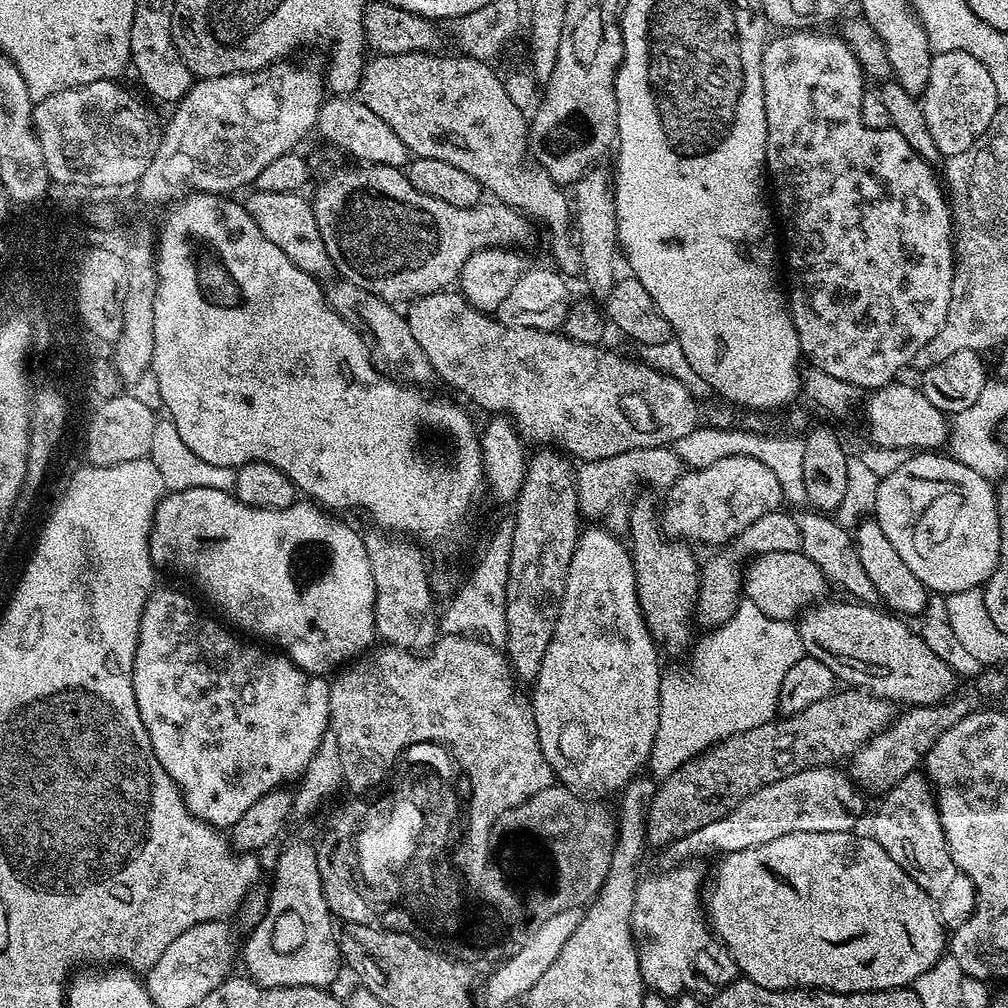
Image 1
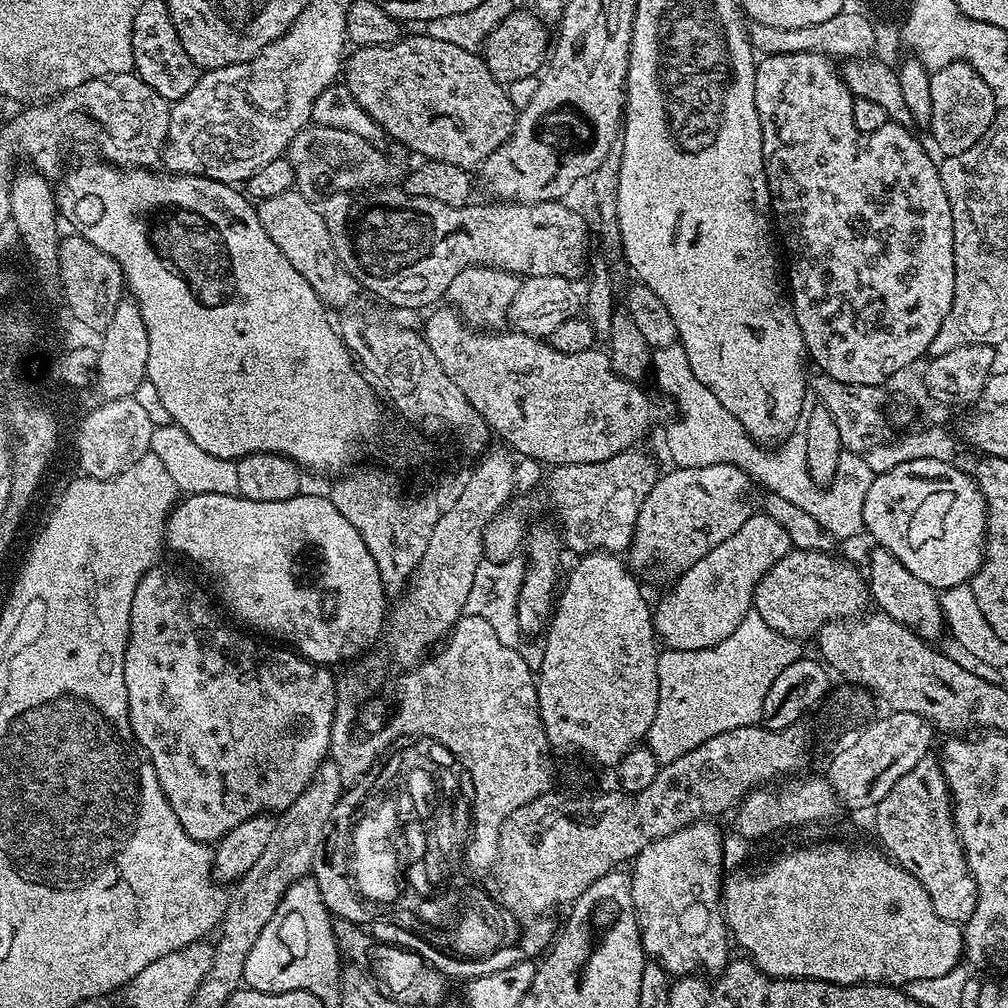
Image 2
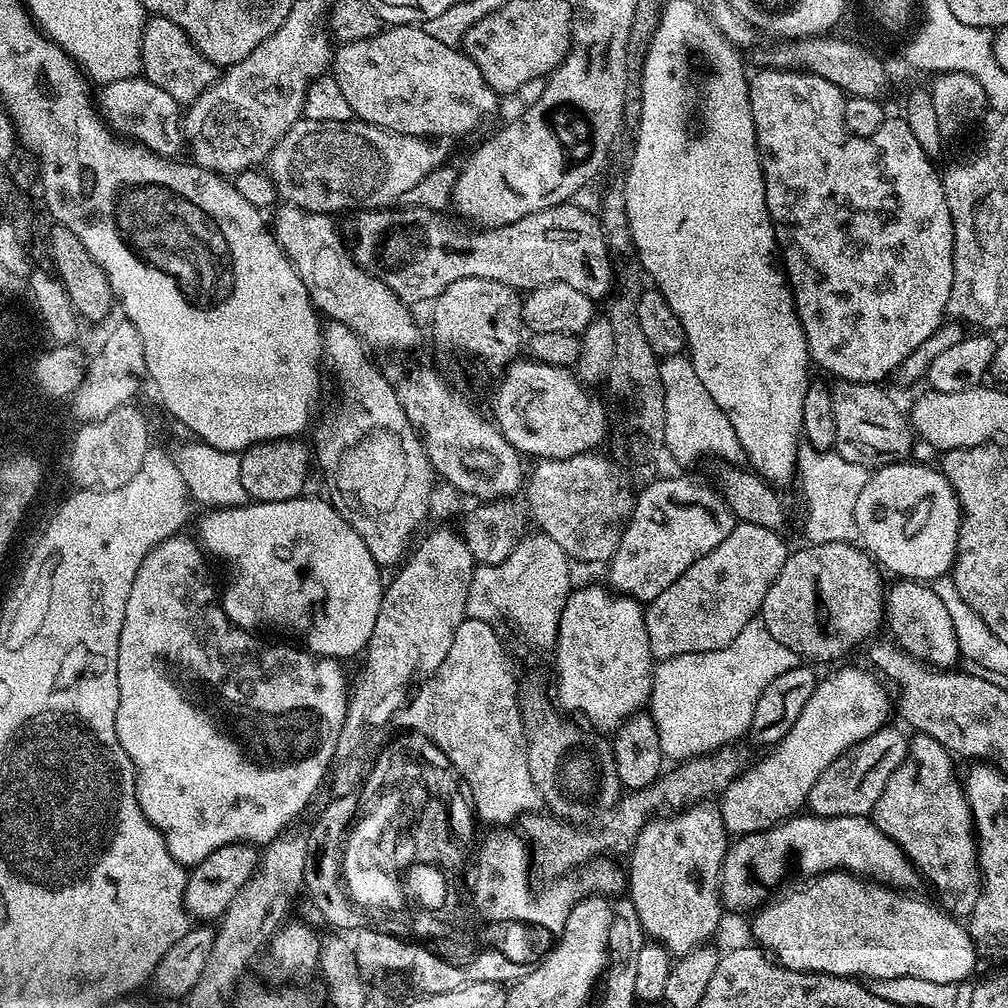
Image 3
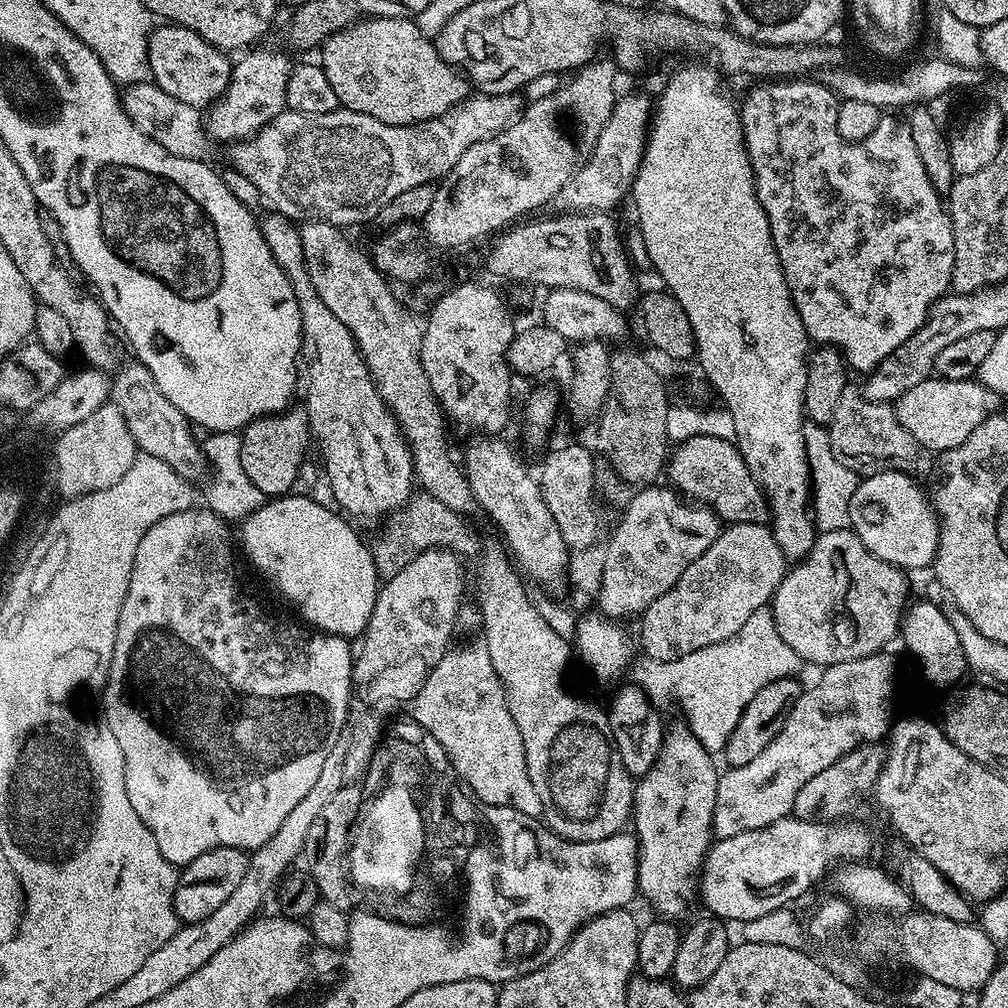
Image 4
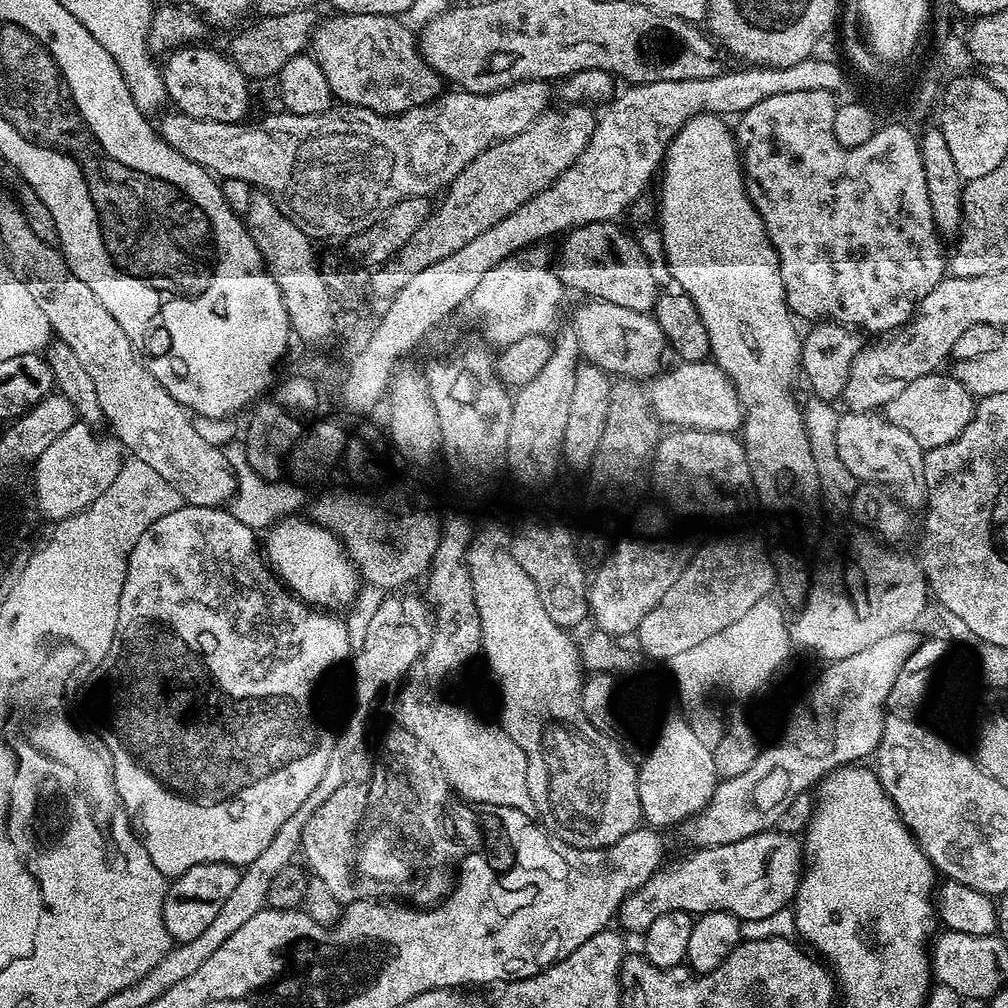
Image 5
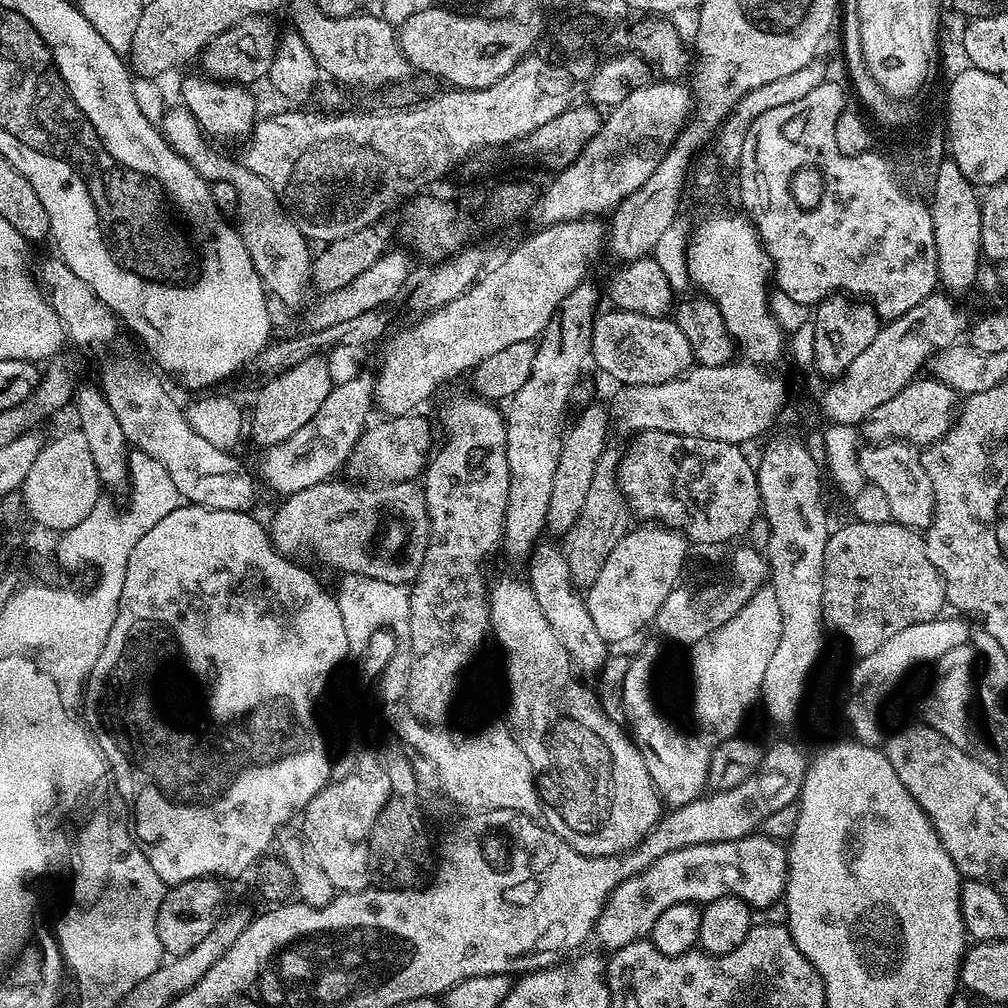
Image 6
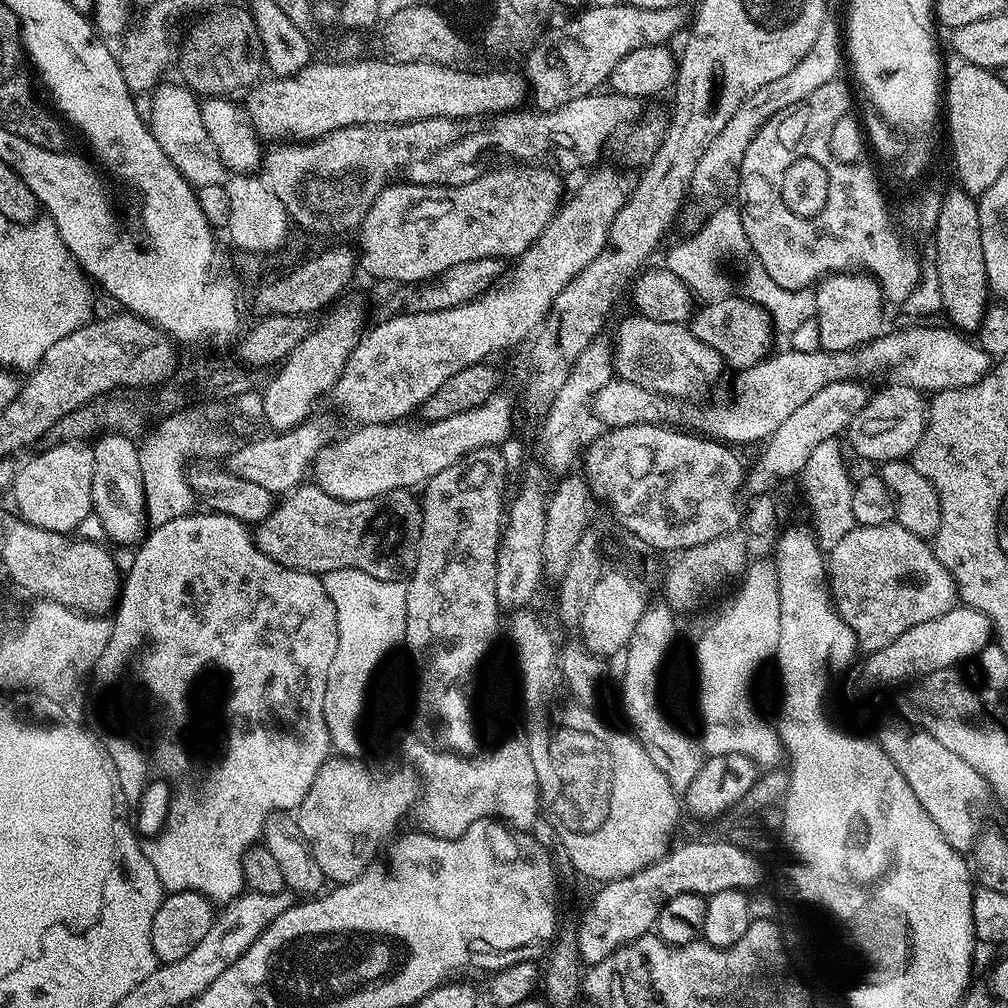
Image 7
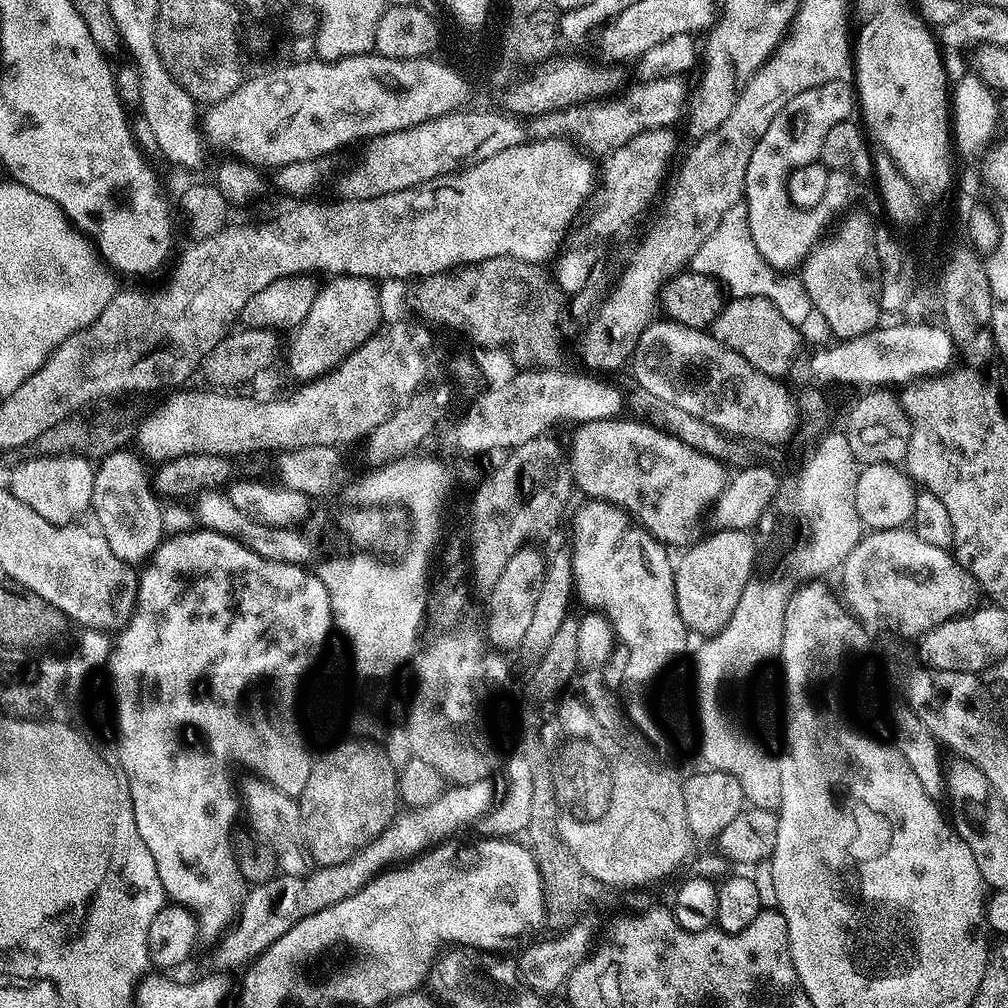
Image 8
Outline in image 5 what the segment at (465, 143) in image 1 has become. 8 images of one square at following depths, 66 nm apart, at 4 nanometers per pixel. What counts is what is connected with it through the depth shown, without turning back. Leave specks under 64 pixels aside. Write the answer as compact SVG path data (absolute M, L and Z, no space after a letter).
M332 14L329 20L321 19L312 30L310 55L322 66L326 82L330 82L333 97L340 104L353 104L366 110L374 110L383 116L397 116L411 108L428 104L441 95L442 78L426 63L420 53L418 36L395 16L382 14Z

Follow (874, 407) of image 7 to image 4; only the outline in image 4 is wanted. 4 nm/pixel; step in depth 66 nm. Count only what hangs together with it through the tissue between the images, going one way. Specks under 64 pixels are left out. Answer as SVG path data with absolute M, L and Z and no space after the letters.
M929 378L918 382L918 386L910 386L906 394L895 401L896 417L910 434L914 434L921 449L928 448L933 454L950 450L954 446L962 446L966 438L992 412L1001 407L1001 397L991 392L979 379L942 380Z

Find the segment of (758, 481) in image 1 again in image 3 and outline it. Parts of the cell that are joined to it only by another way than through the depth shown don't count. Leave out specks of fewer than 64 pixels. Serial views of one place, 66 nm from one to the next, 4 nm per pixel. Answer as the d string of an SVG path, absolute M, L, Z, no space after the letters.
M688 476L656 480L641 492L639 489L632 516L610 561L611 583L634 600L647 602L658 598L696 559L726 539L737 523L727 500L710 485Z

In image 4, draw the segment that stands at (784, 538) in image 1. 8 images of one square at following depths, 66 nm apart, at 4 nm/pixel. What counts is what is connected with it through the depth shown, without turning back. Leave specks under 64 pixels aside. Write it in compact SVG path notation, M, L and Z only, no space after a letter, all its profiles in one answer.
M768 524L727 525L705 552L698 554L698 558L694 558L694 562L682 570L682 578L678 578L678 582L674 582L666 594L654 598L654 602L650 602L648 609L639 617L638 644L644 647L643 655L650 660L673 660L733 636L746 618L754 614L754 610L765 607L771 601L786 571L784 560L786 553L778 546Z

